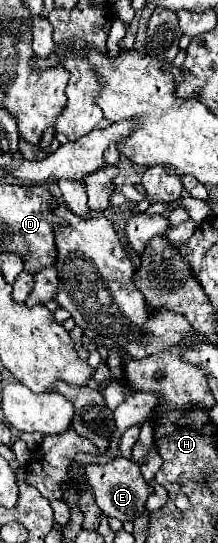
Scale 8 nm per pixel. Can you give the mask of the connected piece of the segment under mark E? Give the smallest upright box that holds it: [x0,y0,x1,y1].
[85,456,153,522]

